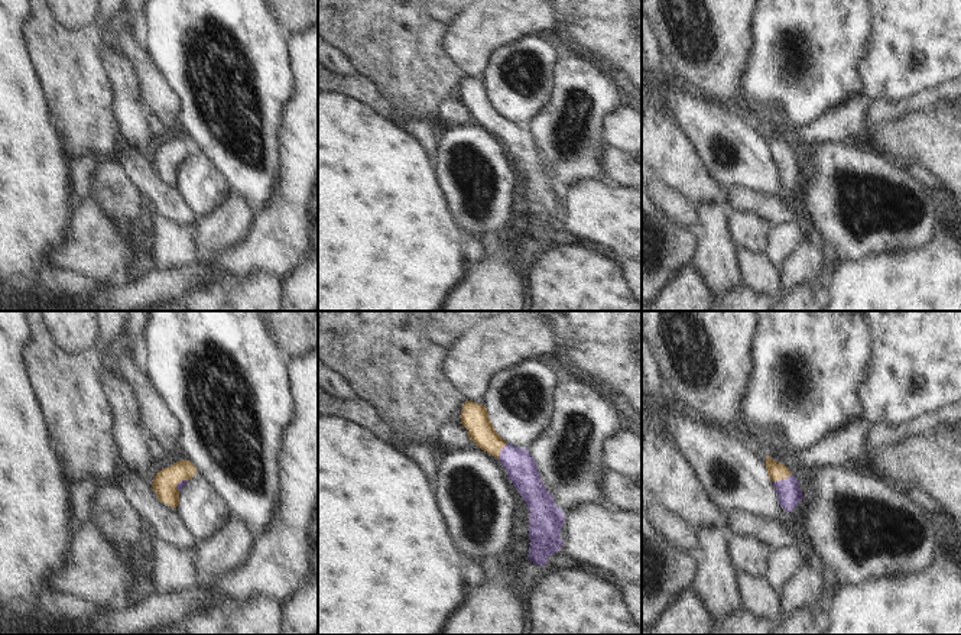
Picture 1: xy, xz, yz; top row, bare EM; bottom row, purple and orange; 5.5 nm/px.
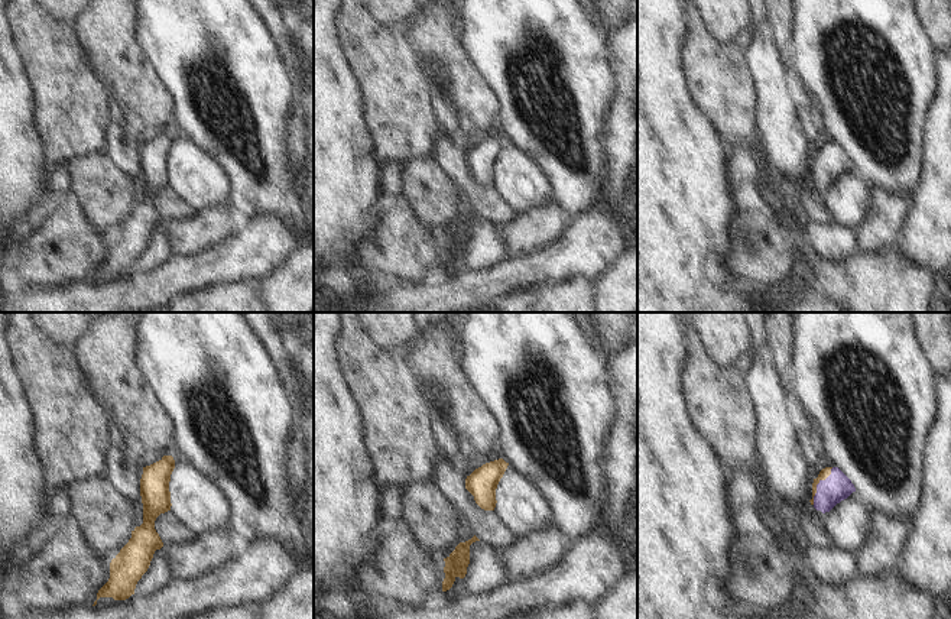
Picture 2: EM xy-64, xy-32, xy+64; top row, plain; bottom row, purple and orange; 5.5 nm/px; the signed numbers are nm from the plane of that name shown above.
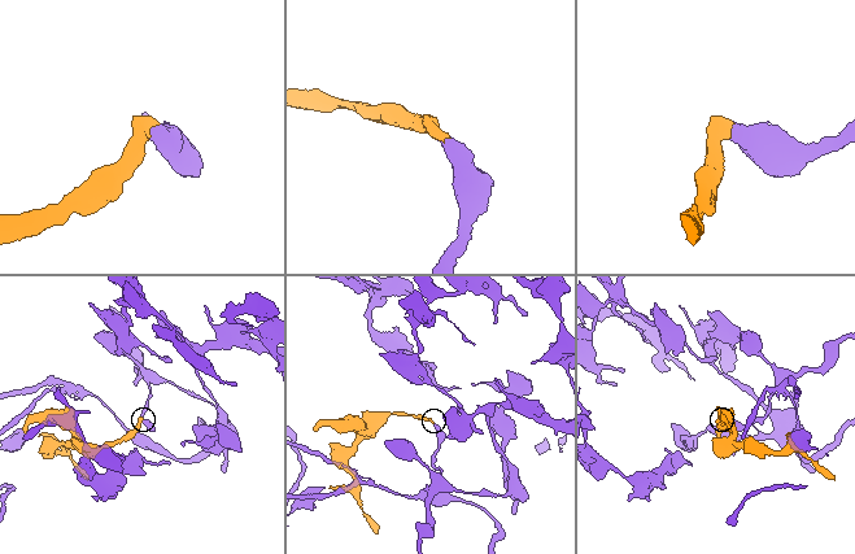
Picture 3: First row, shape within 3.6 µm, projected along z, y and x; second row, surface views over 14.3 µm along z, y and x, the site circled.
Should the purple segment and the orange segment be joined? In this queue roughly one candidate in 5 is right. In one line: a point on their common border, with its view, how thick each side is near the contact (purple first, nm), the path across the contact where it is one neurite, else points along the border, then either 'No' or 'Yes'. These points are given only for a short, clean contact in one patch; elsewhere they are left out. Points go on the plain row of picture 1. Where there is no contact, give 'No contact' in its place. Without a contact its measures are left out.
Touches purple at yz (782, 155). Thickness 130 nm (purple) against 100 nm. Path across: yz (788, 168), (782, 155), (776, 146). Yes.

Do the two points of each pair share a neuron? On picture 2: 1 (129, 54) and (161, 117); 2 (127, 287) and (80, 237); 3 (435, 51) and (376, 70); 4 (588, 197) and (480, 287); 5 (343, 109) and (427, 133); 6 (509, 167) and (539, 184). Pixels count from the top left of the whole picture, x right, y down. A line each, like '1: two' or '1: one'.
1: one
2: two
3: two
4: two
5: two
6: one

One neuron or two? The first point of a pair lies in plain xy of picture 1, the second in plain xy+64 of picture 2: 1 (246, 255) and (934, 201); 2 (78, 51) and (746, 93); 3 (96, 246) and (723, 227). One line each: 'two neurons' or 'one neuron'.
1: one neuron
2: one neuron
3: two neurons

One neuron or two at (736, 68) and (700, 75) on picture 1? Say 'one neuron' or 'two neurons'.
one neuron

